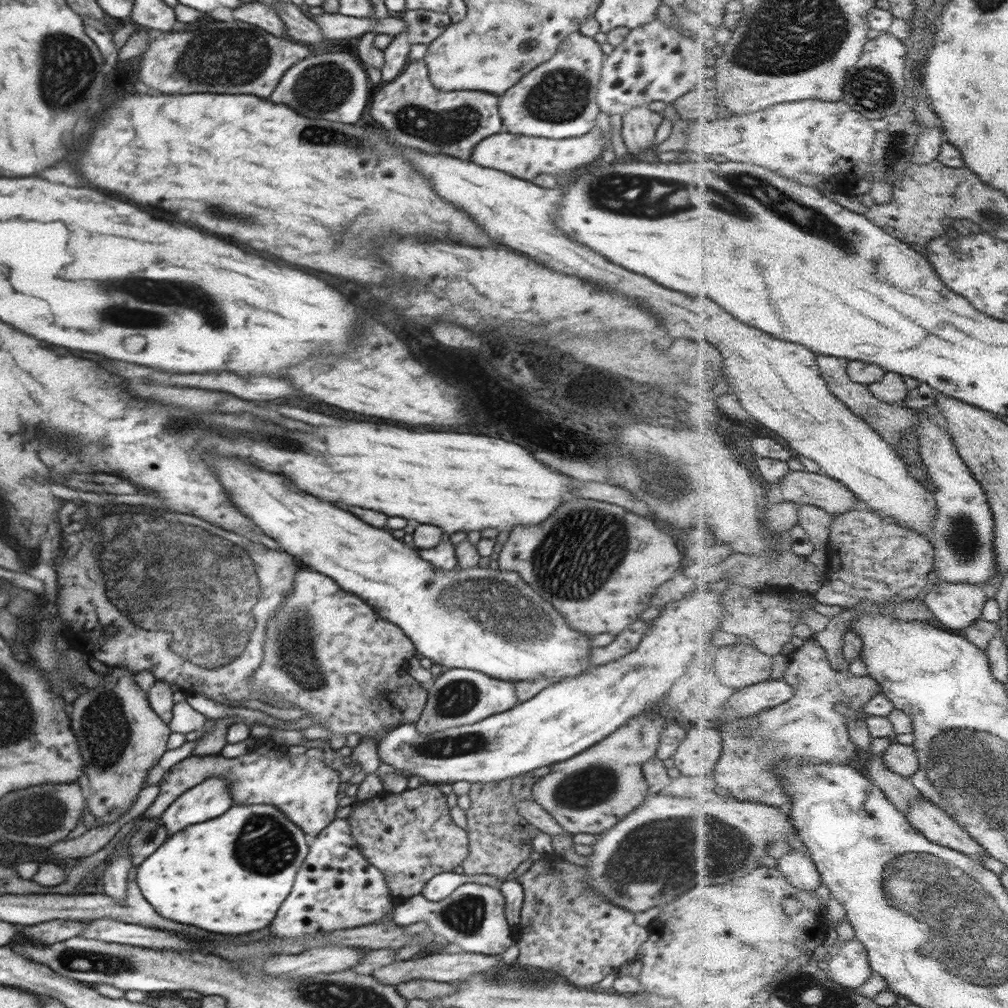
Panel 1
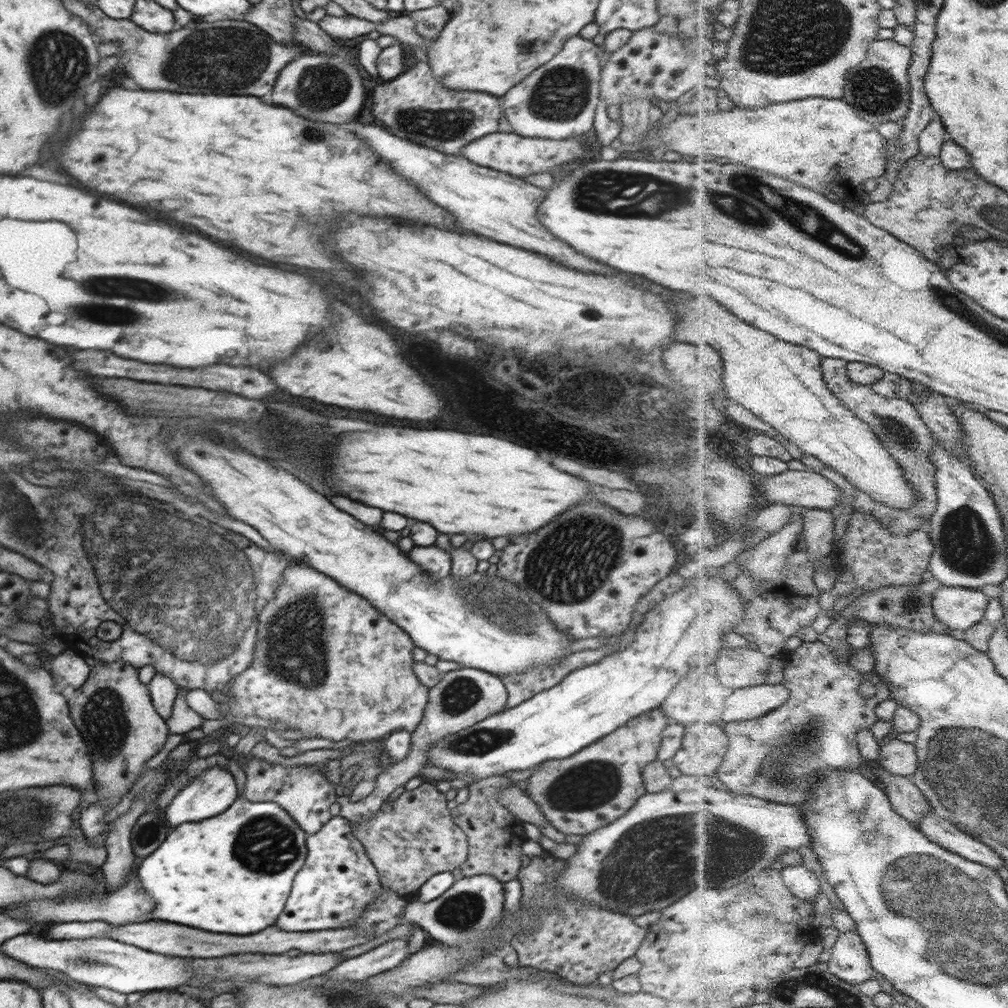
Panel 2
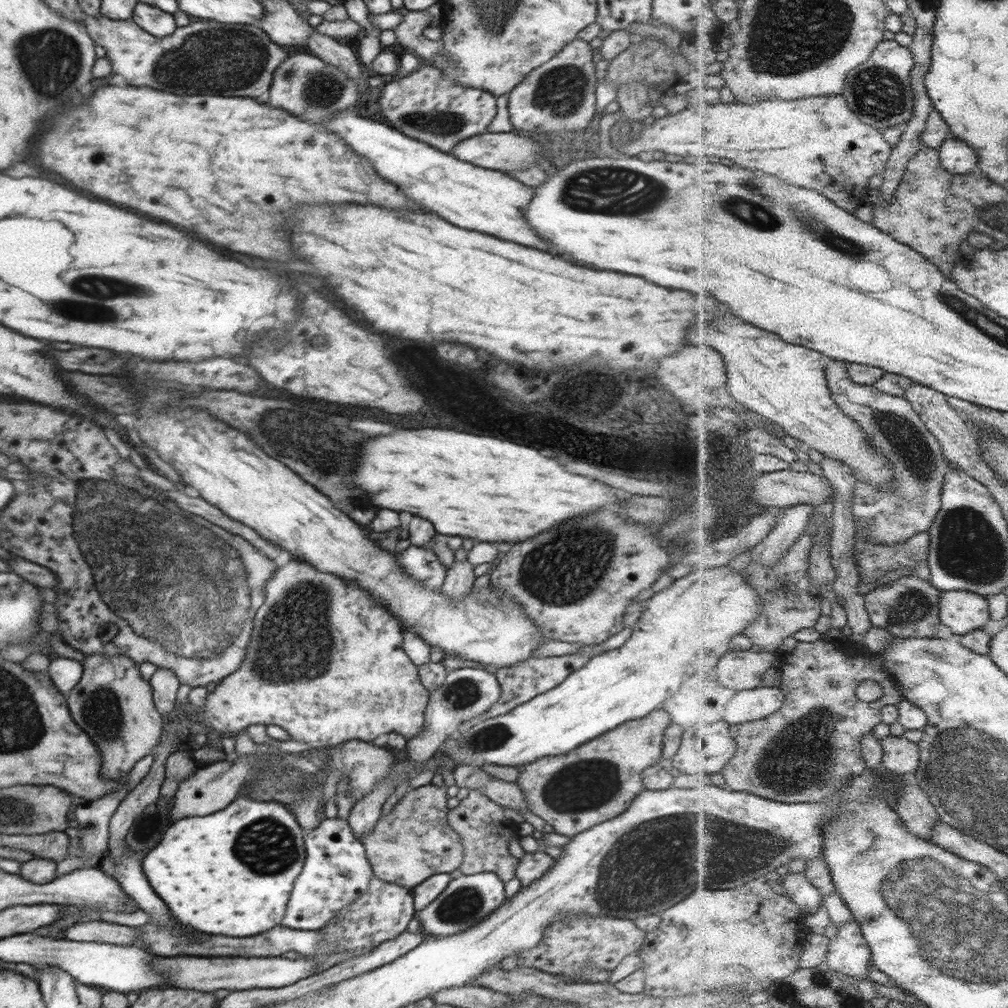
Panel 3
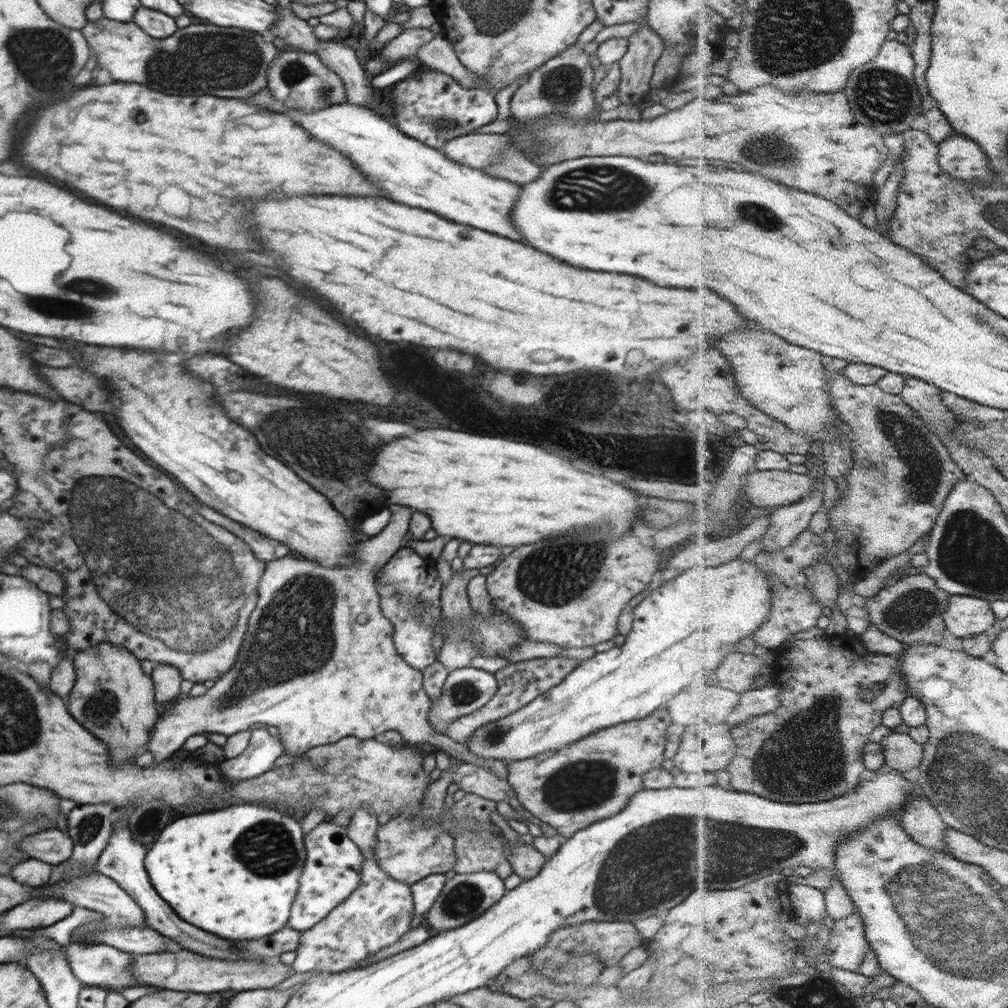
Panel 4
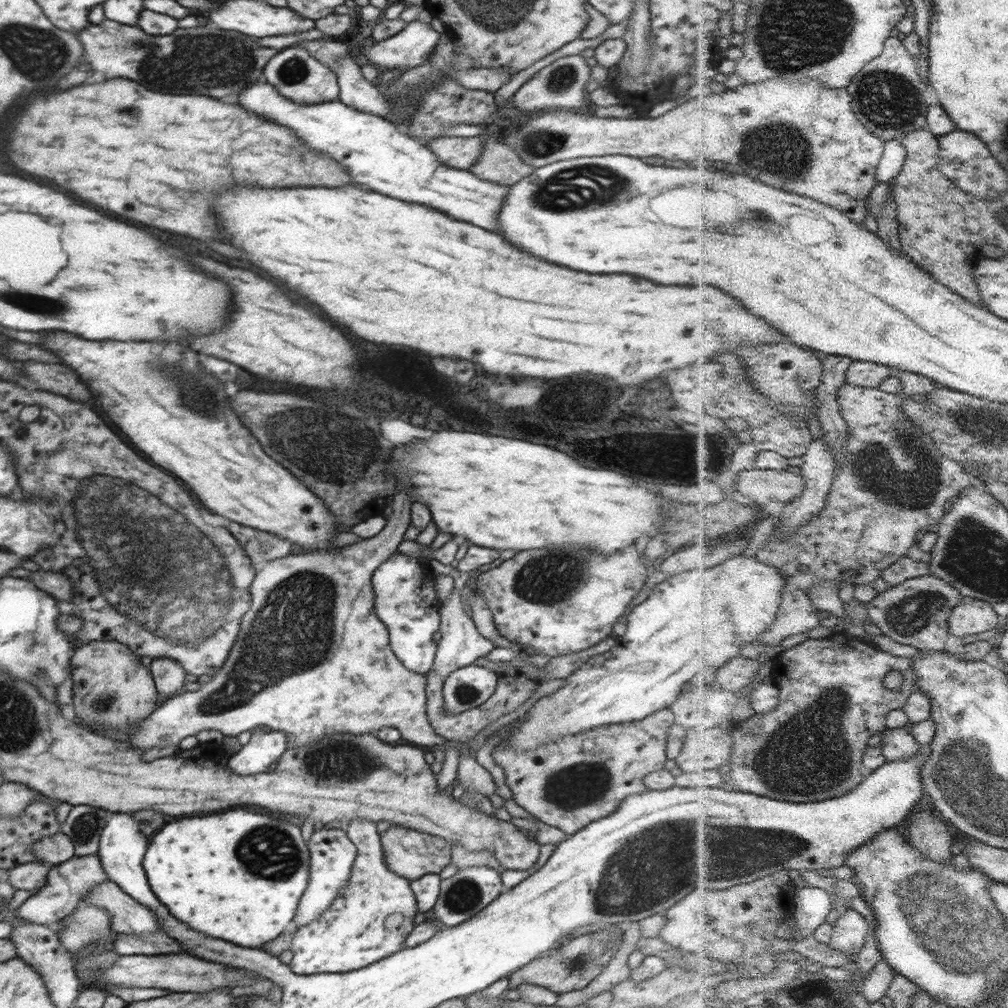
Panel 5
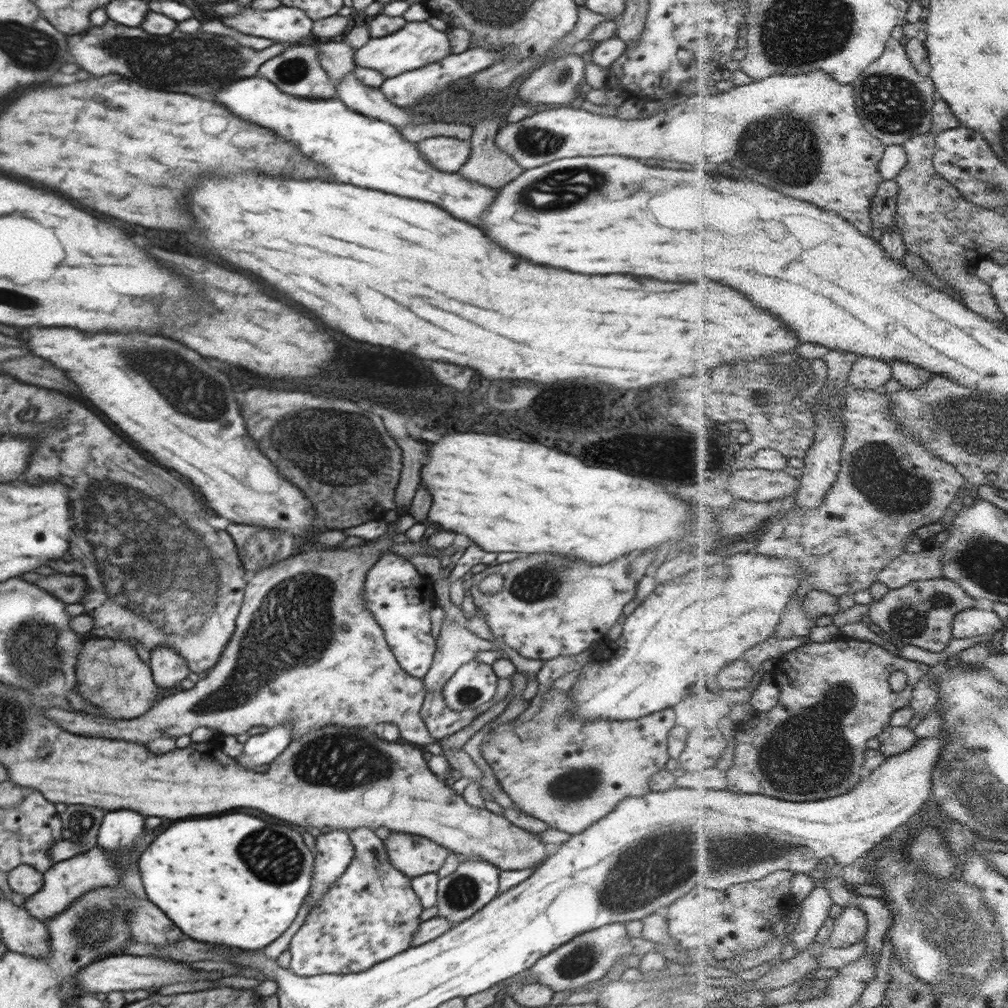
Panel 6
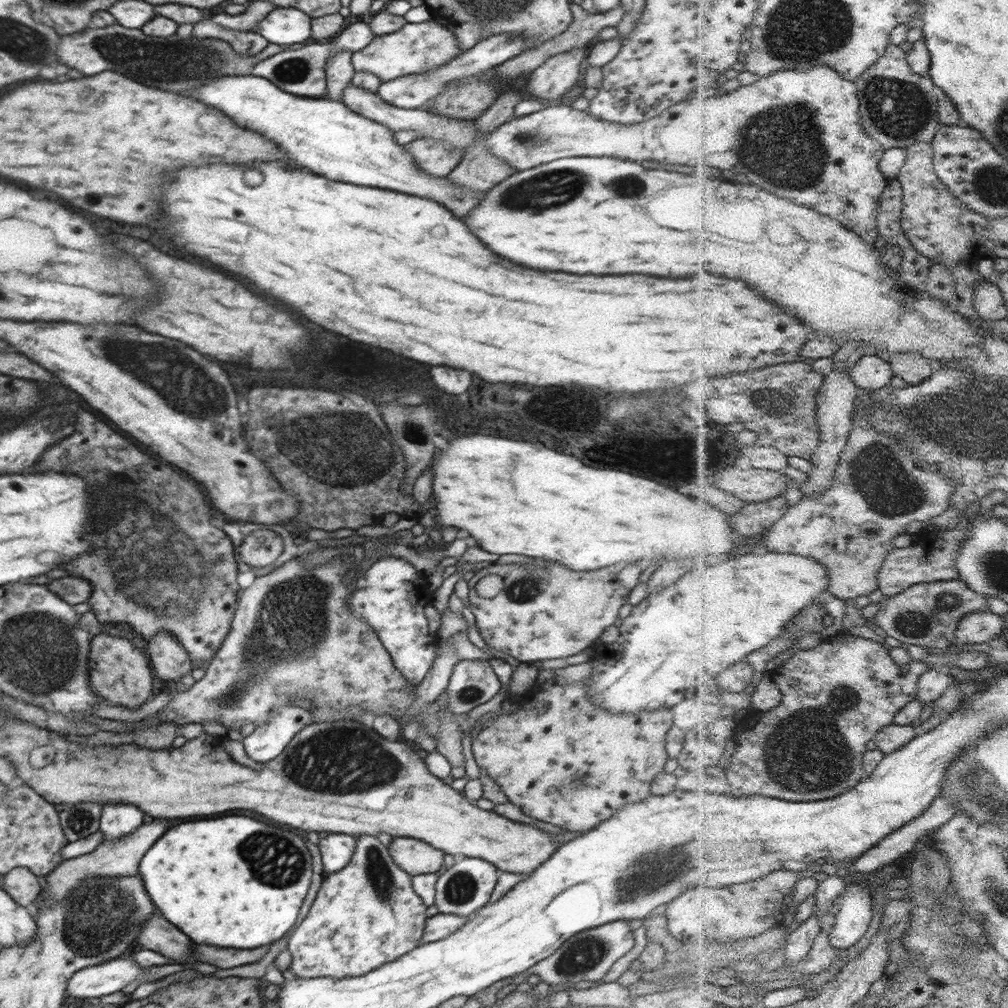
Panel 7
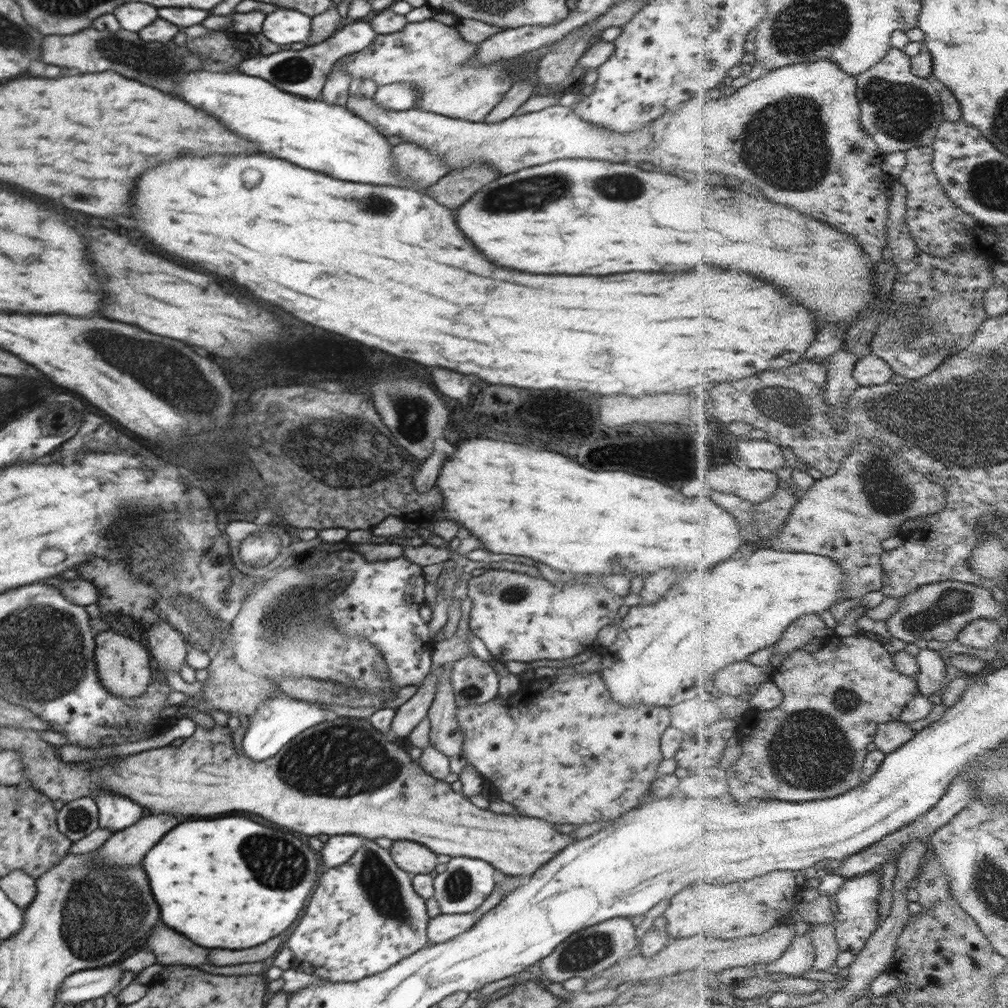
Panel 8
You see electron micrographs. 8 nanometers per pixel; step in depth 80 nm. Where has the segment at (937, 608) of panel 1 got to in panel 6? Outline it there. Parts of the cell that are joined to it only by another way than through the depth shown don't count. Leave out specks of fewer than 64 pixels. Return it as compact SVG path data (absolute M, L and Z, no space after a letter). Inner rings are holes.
M972 608L960 612L954 621L955 638L965 639L984 634L996 634L1004 628L1004 620L996 610Z

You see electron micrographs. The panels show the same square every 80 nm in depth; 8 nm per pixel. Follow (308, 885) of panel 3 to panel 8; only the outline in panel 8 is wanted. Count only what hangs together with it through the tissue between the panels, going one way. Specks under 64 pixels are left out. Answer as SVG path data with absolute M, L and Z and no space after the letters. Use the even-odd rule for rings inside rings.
M353 835L330 836L322 847L322 863L324 868L336 868L351 860L351 856L367 841L368 838Z

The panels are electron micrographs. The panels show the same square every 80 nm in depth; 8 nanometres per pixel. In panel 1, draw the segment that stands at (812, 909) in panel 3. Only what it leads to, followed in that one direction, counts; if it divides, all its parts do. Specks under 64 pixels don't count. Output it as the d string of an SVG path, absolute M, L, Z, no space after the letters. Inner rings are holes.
M791 852L778 860L778 867L786 874L788 880L800 890L818 890L822 886L823 876L812 855L804 852Z

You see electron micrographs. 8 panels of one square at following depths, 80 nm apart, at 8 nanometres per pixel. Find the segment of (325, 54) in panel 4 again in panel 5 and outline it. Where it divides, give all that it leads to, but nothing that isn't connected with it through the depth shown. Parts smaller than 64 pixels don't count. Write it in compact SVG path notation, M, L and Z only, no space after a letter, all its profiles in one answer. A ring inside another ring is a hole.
M349 54L339 58L334 72L339 84L339 101L344 105L382 118L388 118L392 114L388 98L380 94L378 85L364 78L361 66Z

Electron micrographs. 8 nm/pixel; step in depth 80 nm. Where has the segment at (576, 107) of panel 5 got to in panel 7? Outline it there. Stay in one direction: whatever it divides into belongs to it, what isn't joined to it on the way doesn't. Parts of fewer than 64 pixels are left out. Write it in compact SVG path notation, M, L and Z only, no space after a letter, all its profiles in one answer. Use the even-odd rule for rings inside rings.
M574 47L548 57L532 71L527 84L528 94L536 100L558 100L559 103L578 80L580 63L586 55L584 49Z

